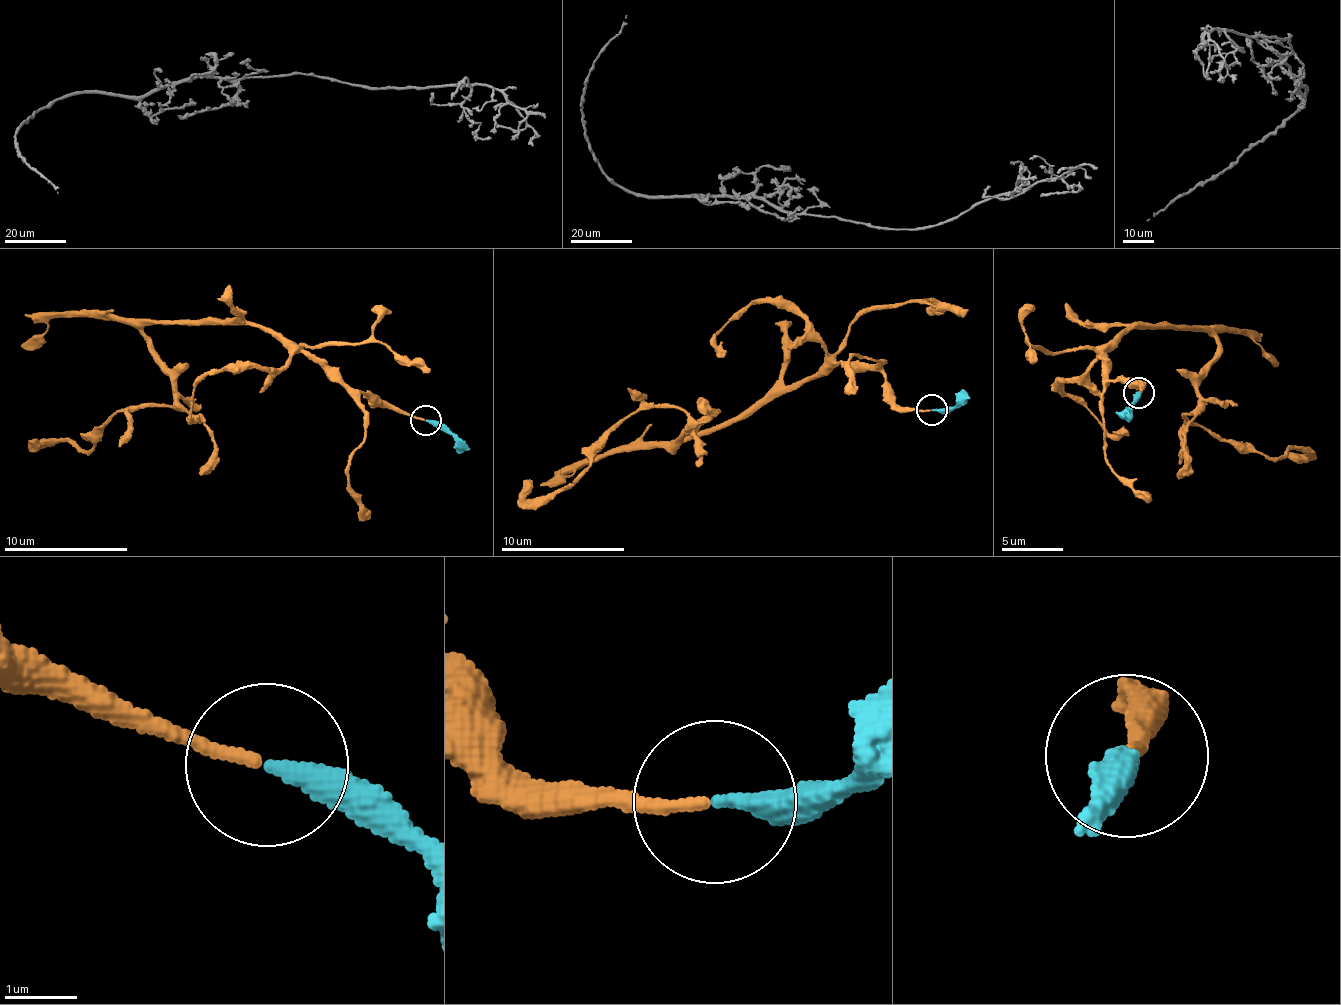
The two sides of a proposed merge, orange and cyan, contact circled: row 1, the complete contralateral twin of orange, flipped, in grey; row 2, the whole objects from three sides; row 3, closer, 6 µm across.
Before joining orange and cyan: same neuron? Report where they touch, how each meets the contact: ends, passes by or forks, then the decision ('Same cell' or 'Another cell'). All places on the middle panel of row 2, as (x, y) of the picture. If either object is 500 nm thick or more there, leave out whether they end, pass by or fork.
Place: (932, 410). At the ring orange ends. At the ring cyan ends. Same cell

